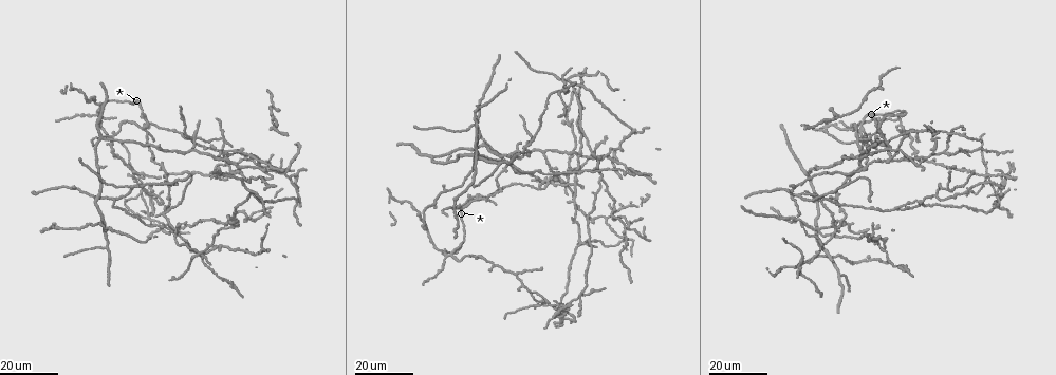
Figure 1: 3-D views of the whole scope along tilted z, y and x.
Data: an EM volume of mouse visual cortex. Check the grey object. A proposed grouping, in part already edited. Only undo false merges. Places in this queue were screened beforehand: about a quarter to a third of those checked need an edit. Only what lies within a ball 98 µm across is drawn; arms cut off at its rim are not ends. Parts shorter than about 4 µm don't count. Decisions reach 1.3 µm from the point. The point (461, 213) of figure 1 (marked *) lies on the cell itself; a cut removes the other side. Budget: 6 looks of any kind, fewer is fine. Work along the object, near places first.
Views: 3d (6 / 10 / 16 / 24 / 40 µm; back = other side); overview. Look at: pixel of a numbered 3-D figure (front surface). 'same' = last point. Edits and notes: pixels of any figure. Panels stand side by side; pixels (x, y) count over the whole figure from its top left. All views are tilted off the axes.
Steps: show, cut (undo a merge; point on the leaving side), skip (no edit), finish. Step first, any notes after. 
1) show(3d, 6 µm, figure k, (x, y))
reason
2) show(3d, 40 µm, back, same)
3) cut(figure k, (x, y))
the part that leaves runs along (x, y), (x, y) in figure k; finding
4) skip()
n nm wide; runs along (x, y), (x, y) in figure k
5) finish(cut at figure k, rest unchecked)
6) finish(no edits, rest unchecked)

show(3d, 24 µm, figure 1, (558, 176))
arms part here

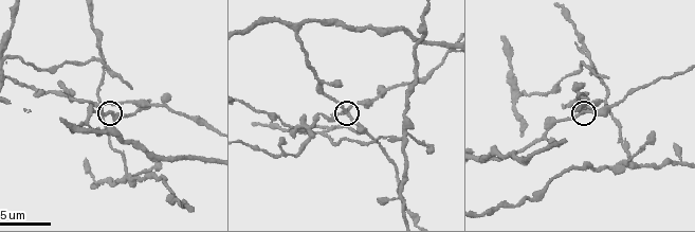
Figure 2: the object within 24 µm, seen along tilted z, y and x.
show(3d, 10 µm, figure 2, (351, 115))
closer look

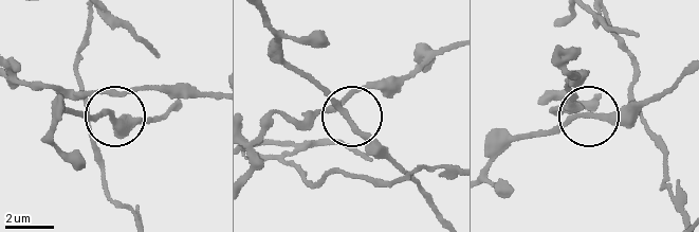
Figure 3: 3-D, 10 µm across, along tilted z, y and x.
skip()
3 arms; runs along (251, 140), (275, 112), (331, 109), (383, 148), (394, 165) in figure 3; one cell here

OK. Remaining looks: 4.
show(3d, 16 µm, figure 1, (961, 125))
sudden change in width

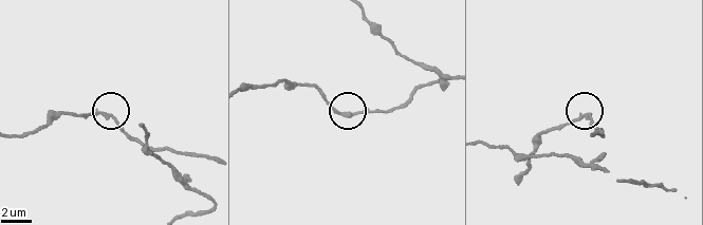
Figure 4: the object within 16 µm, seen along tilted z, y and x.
show(3d, 6 µm, figure 4, (337, 113))

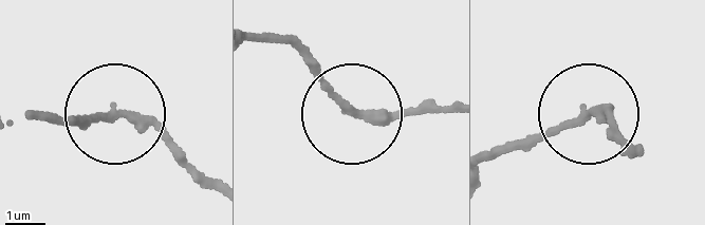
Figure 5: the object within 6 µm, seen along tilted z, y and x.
skip()
200 nm wide; runs along (489, 155), (605, 106), (629, 143) in figure 5; one cell here

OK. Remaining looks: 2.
show(3d, 24 µm, figure 1, (608, 219))
three-way junction

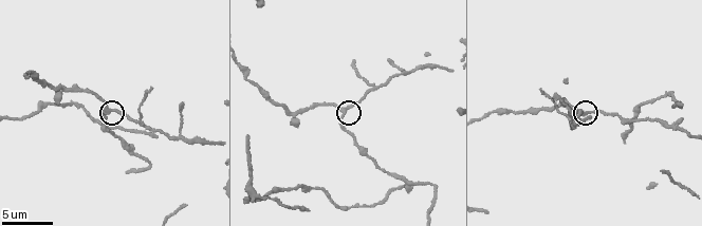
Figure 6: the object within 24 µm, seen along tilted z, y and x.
show(3d, 10 µm, figure 6, (106, 112))

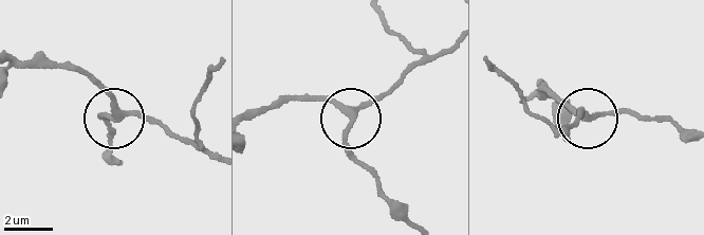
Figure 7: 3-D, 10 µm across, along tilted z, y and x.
skip()
runs along (15, 60), (95, 78), (113, 112), (103, 123) in figure 7; all the same cell

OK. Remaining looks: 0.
finish(no edits, rest unchecked)

